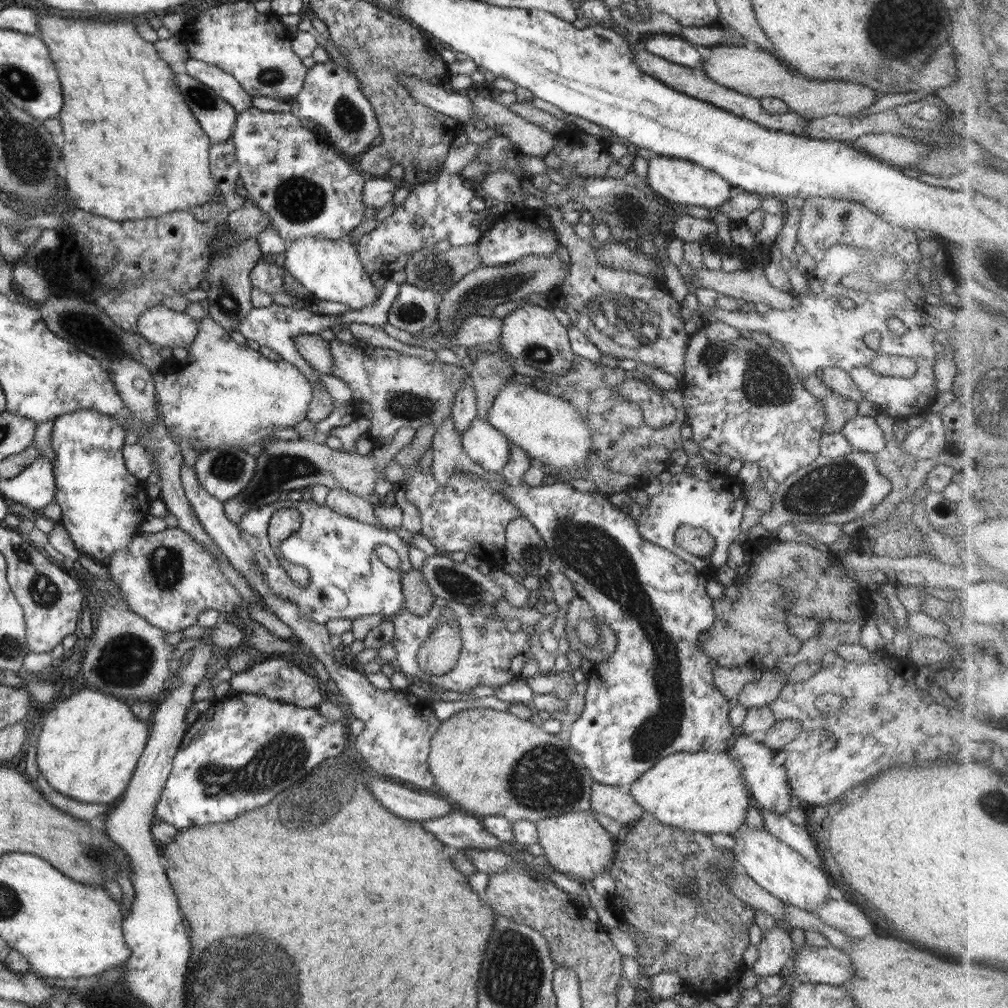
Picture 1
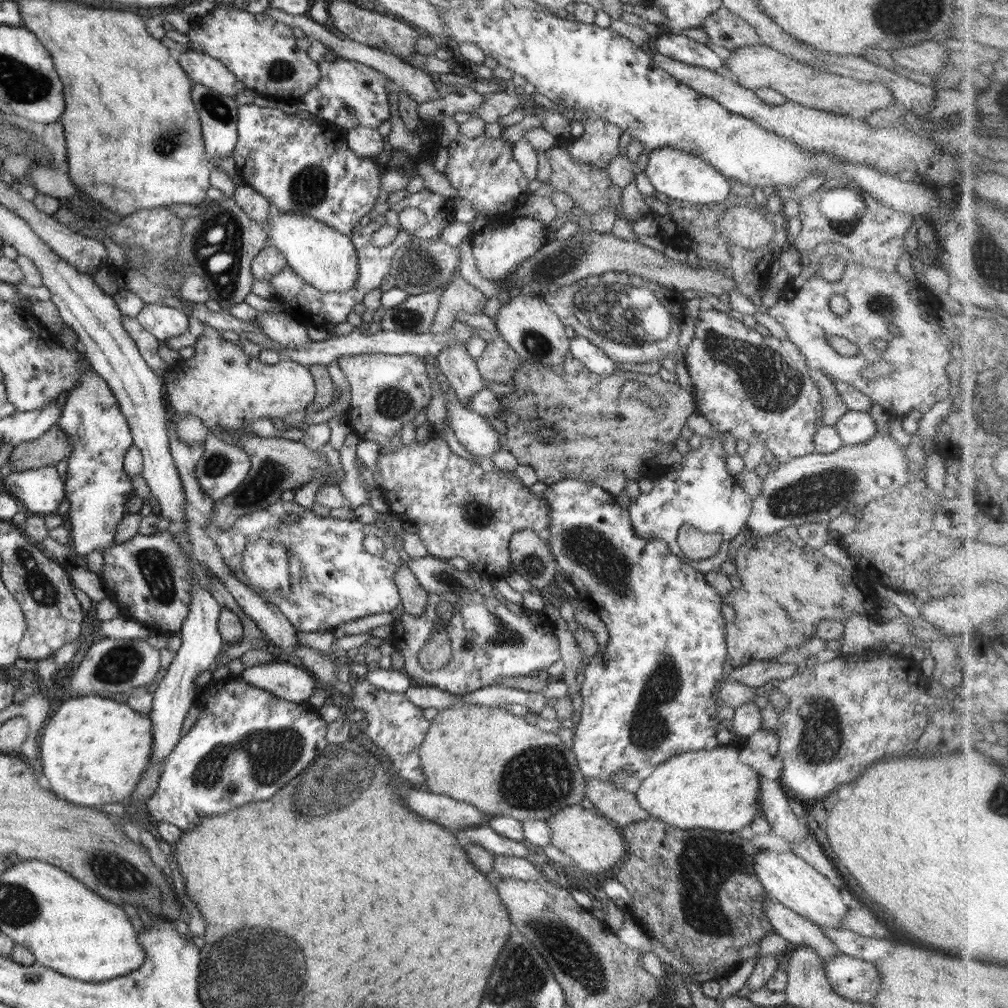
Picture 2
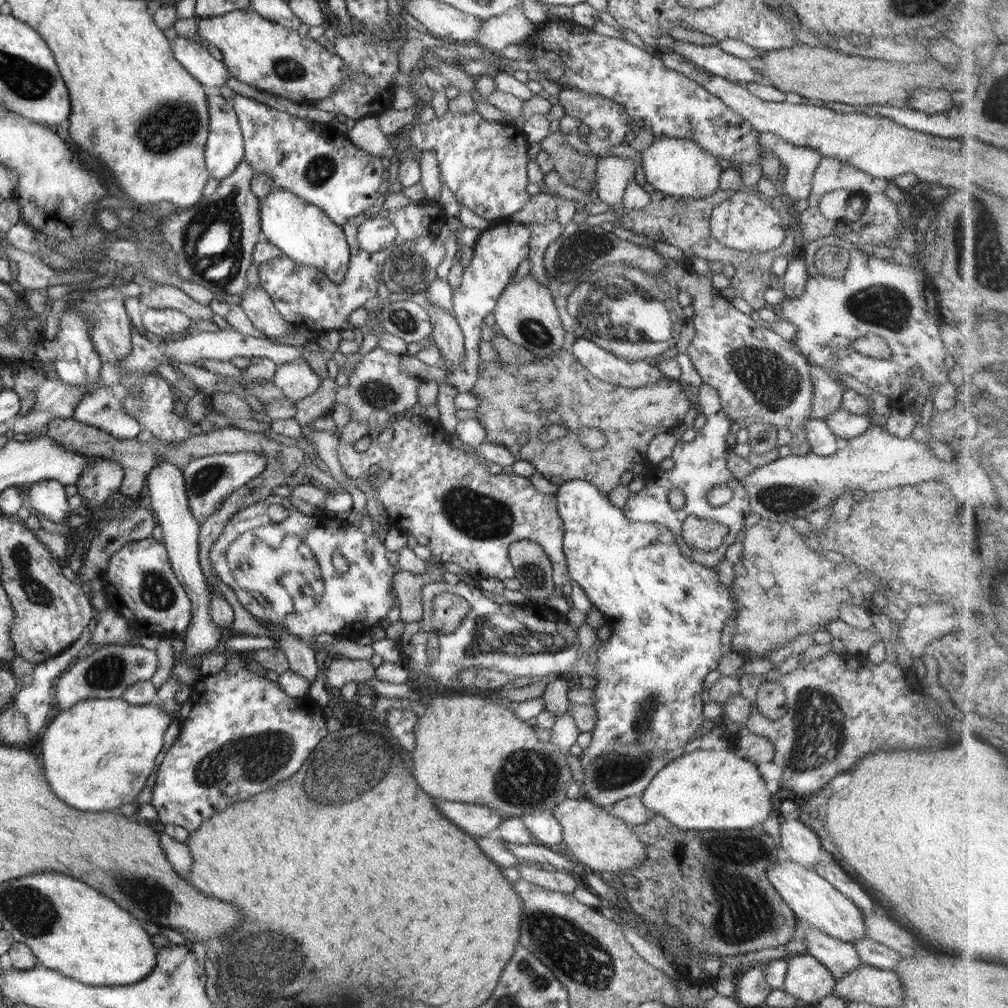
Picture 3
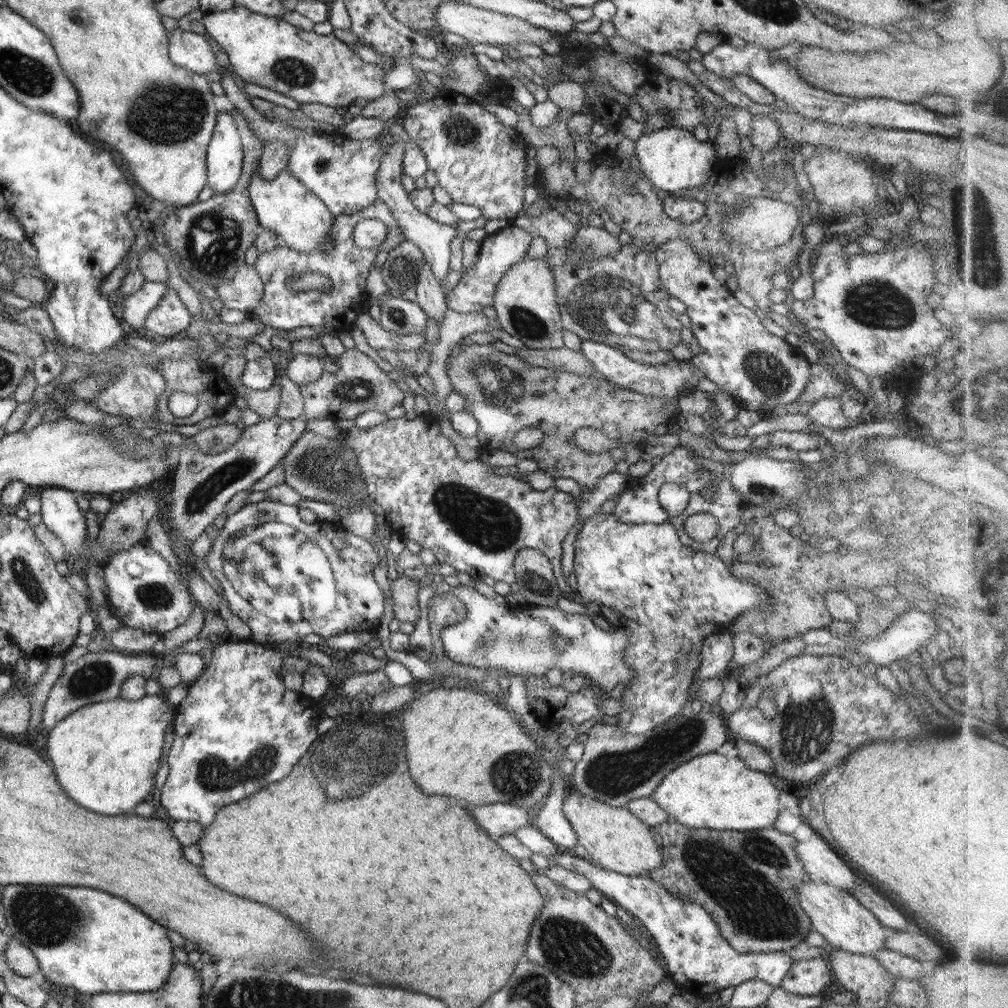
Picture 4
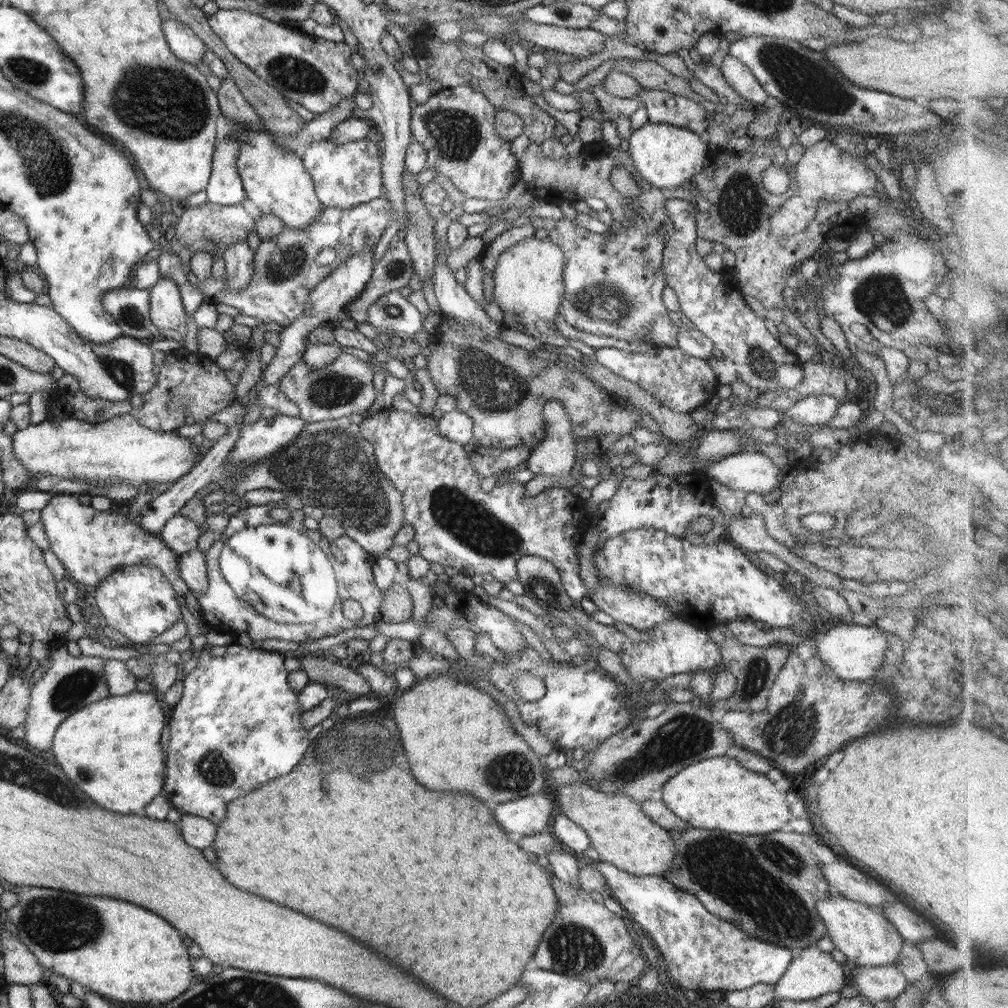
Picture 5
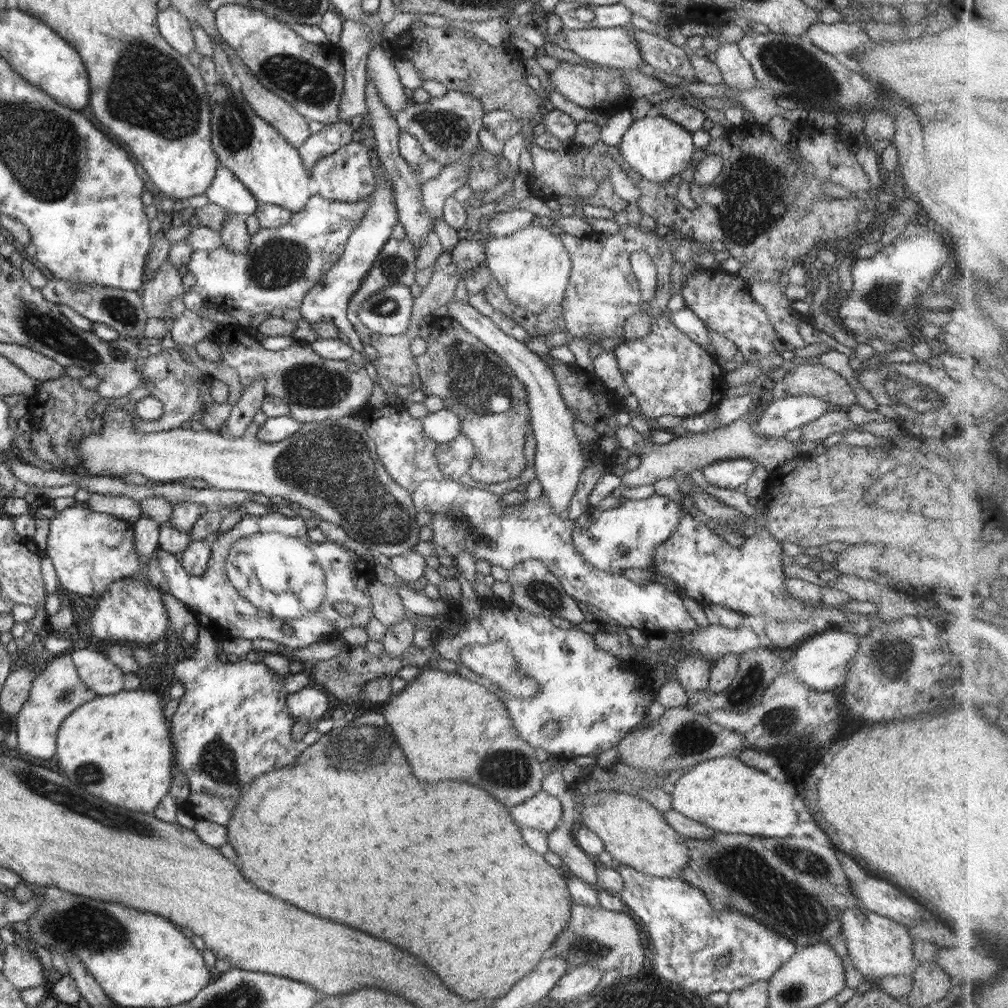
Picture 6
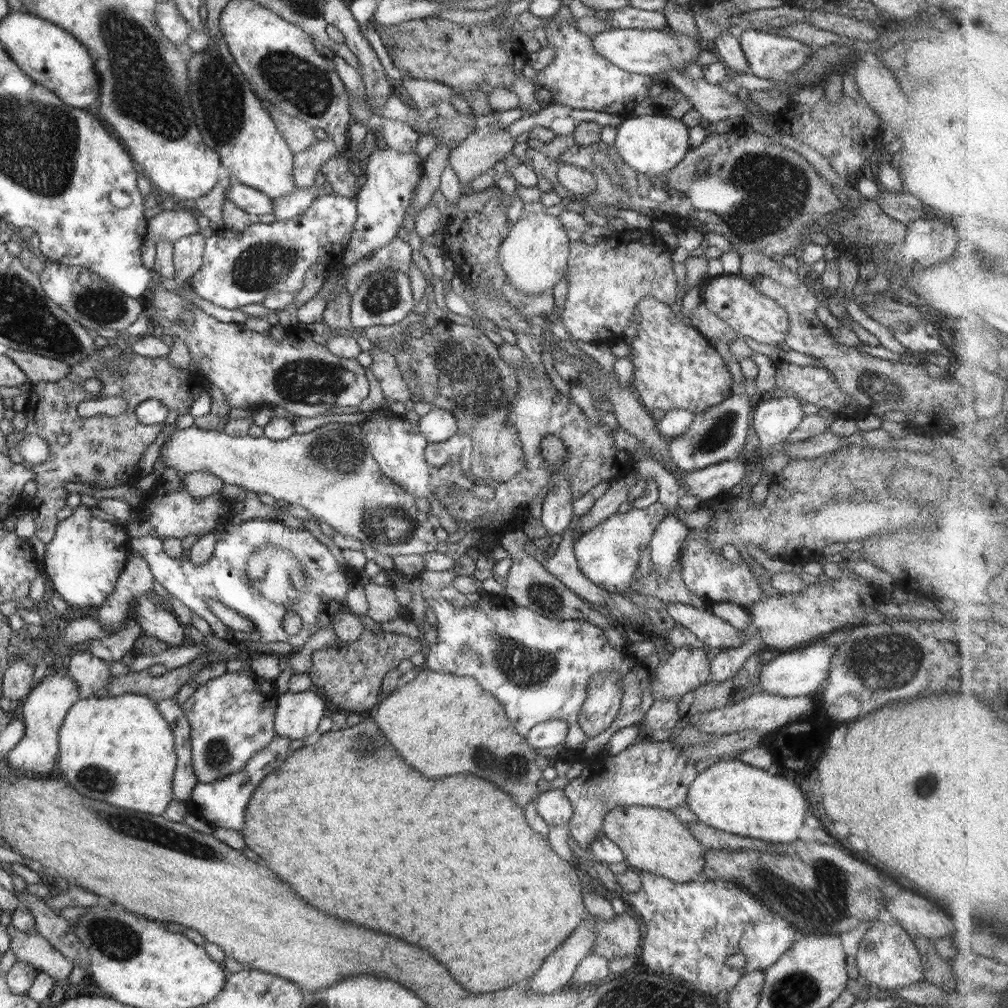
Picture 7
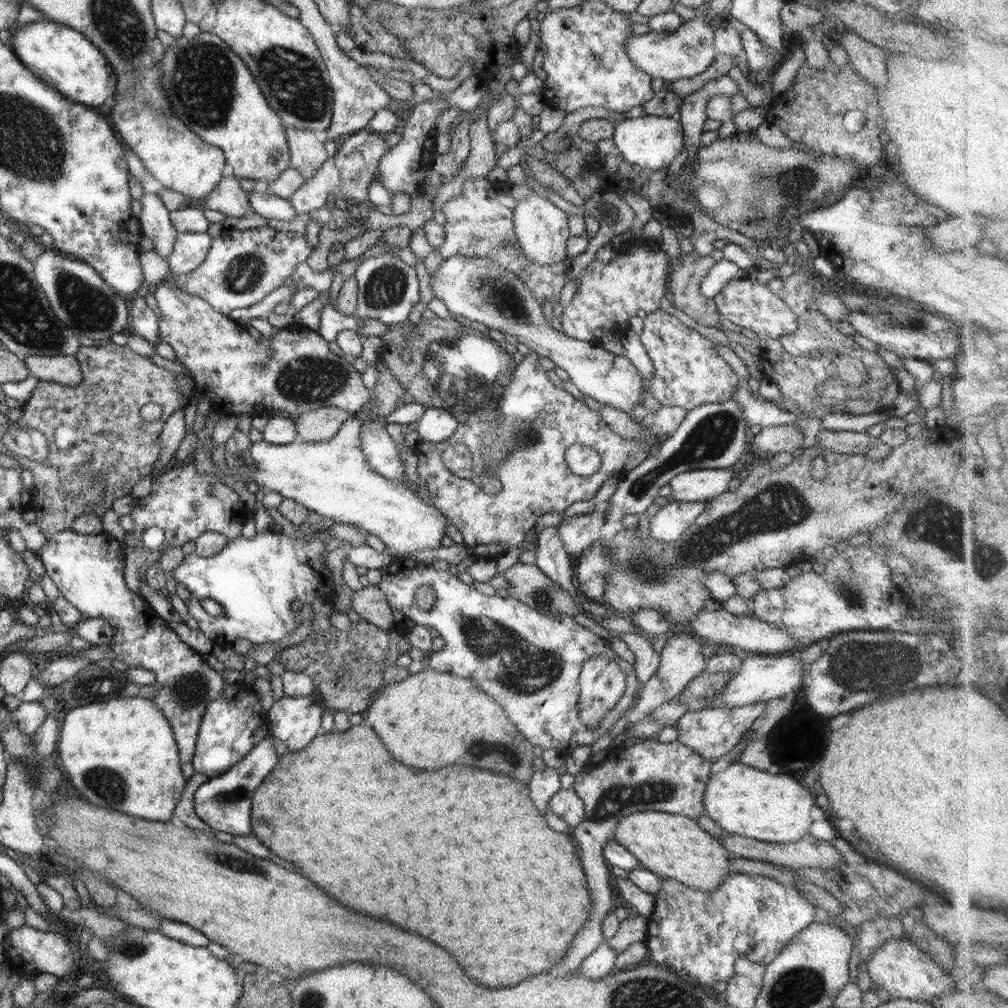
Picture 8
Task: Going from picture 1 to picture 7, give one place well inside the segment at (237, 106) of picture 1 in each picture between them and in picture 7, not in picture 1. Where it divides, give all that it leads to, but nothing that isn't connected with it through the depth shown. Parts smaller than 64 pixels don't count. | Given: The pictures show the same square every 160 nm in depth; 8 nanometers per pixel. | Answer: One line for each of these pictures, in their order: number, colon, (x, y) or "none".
2: (202, 69)
3: (212, 73)
4: (187, 49)
5: (186, 45)
6: (174, 27)
7: (174, 26)

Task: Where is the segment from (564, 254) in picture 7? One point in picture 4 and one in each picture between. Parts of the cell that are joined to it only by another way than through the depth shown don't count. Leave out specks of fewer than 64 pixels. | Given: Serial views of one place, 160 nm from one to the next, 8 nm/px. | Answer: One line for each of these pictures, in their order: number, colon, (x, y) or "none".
4: (525, 301)
5: (528, 280)
6: (532, 266)

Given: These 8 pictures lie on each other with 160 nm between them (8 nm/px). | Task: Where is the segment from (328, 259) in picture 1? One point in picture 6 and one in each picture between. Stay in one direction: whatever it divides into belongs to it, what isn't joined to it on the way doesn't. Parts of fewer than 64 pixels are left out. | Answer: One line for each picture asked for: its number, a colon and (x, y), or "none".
2: (323, 258)
3: (301, 231)
4: (300, 220)
5: (275, 180)
6: (272, 170)

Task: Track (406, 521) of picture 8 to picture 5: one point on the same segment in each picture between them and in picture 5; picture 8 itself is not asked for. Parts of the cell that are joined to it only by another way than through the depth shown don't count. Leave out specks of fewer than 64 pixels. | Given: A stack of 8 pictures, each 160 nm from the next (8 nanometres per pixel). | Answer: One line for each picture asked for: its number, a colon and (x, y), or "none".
5: (329, 465)
6: (331, 467)
7: (330, 471)

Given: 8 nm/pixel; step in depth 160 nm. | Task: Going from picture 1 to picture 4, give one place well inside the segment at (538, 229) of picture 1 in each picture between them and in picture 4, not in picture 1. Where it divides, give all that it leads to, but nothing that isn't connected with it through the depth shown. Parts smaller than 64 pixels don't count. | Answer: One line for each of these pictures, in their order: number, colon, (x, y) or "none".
2: (505, 240)
3: (504, 244)
4: (501, 250)

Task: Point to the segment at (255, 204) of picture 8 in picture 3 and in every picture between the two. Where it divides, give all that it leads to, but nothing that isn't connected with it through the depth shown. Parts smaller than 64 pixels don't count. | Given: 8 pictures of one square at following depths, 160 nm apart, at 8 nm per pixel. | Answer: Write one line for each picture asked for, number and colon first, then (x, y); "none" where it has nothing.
3: (224, 150)
4: (224, 155)
5: (225, 188)
6: (226, 191)
7: (255, 203)

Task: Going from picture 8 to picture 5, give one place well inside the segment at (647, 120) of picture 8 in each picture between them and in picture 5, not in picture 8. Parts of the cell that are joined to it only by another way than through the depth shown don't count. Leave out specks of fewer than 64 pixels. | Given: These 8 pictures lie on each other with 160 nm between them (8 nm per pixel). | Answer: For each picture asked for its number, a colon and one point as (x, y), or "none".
5: (667, 156)
6: (656, 148)
7: (652, 145)

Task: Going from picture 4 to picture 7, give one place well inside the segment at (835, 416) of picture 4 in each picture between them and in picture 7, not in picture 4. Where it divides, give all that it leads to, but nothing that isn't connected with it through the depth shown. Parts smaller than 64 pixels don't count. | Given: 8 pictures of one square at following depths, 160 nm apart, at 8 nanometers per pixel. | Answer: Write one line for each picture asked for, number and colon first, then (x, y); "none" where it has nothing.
5: (815, 410)
6: (782, 415)
7: (774, 419)

